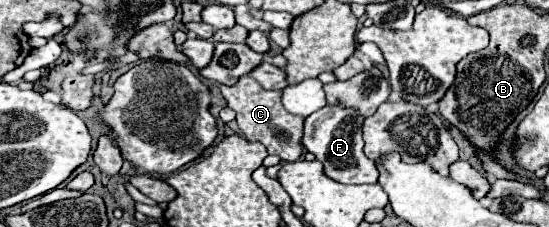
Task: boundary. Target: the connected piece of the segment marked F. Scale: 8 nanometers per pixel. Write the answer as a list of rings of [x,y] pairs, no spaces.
[[[325,106],[305,120],[303,146],[325,166],[325,174],[341,184],[375,184],[379,178],[375,162],[363,154],[361,124],[363,118],[343,106]]]

